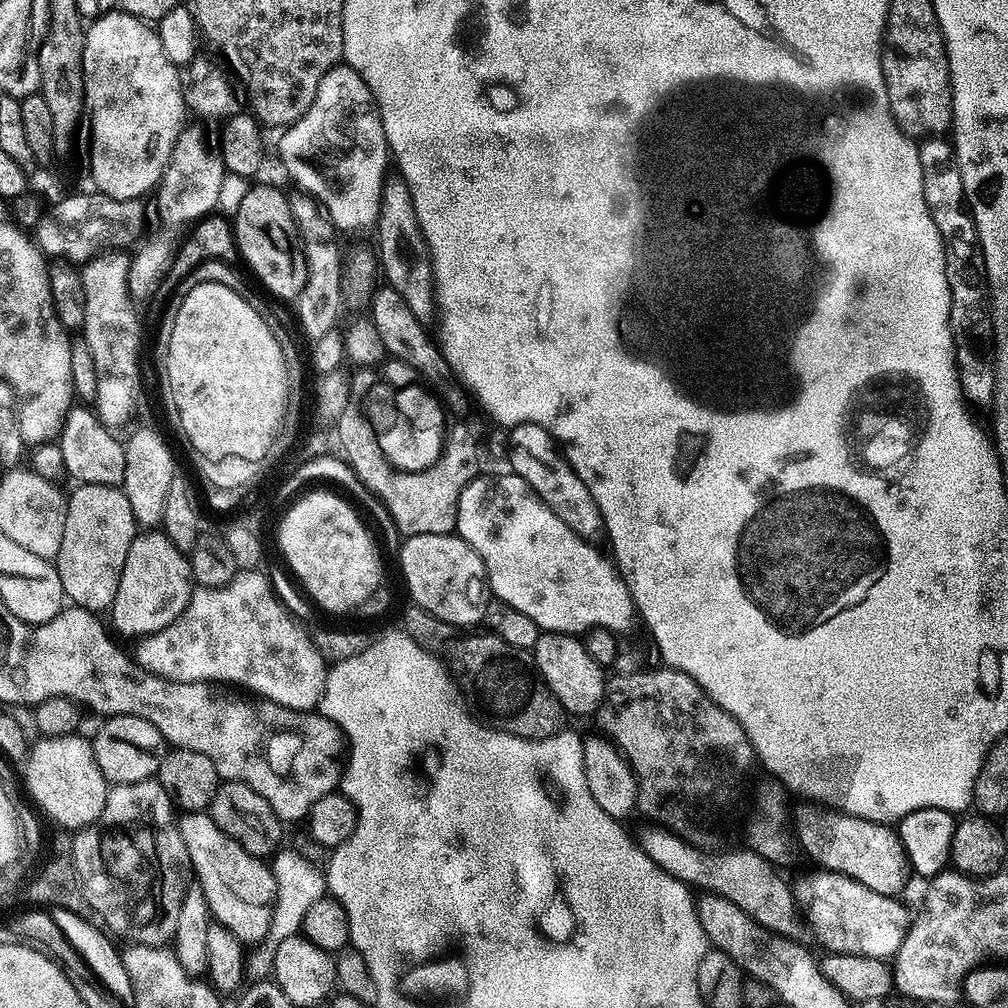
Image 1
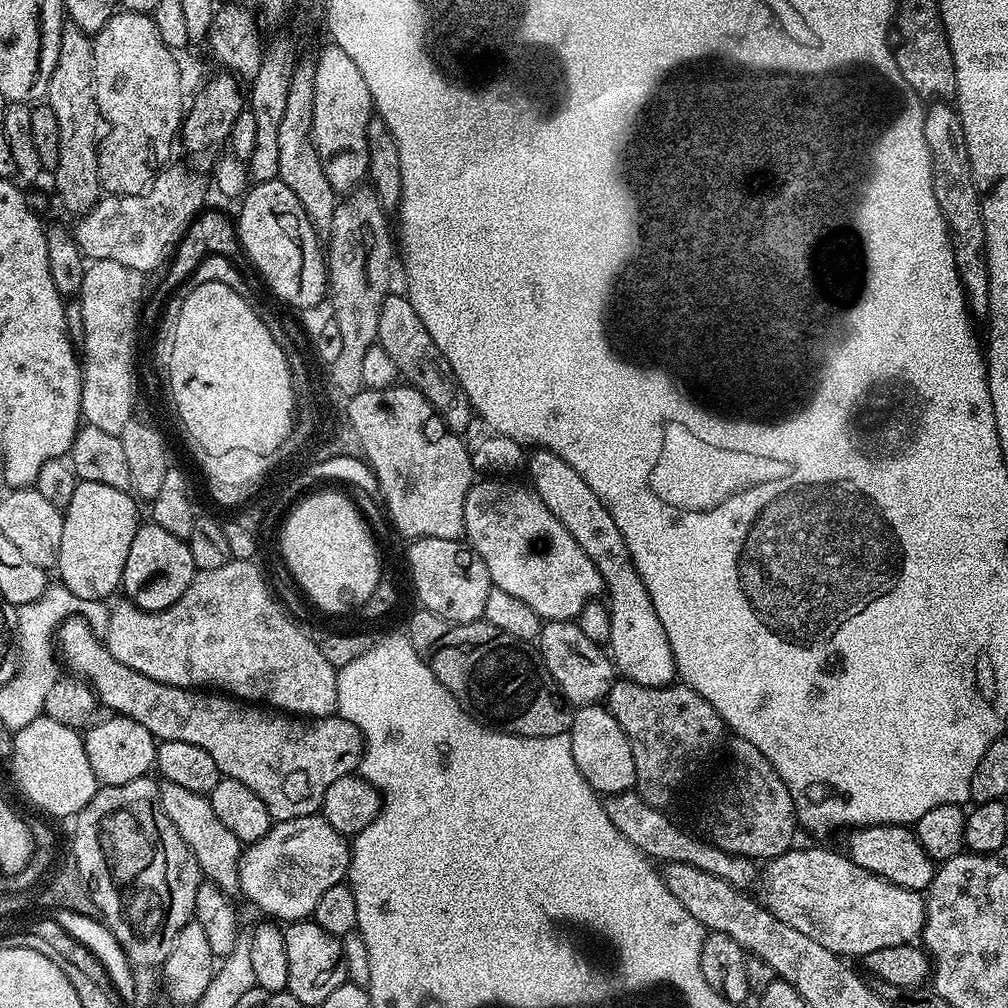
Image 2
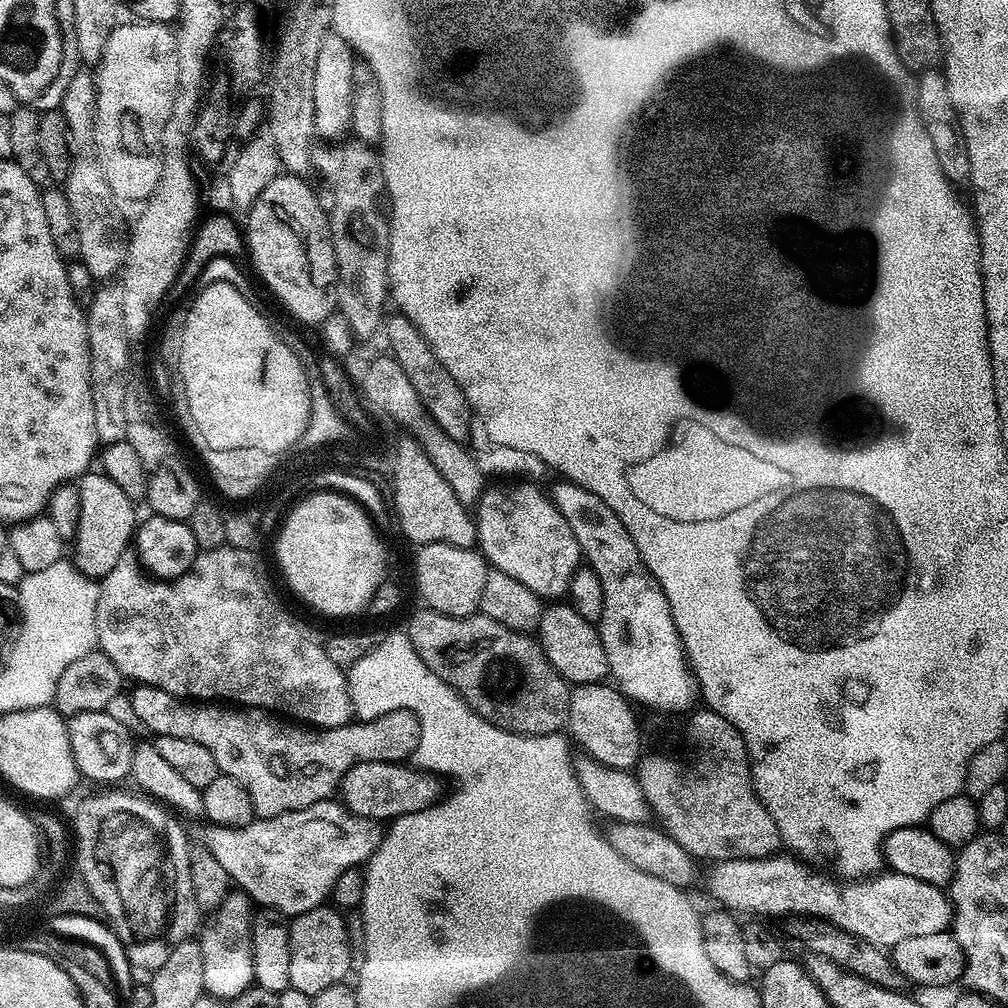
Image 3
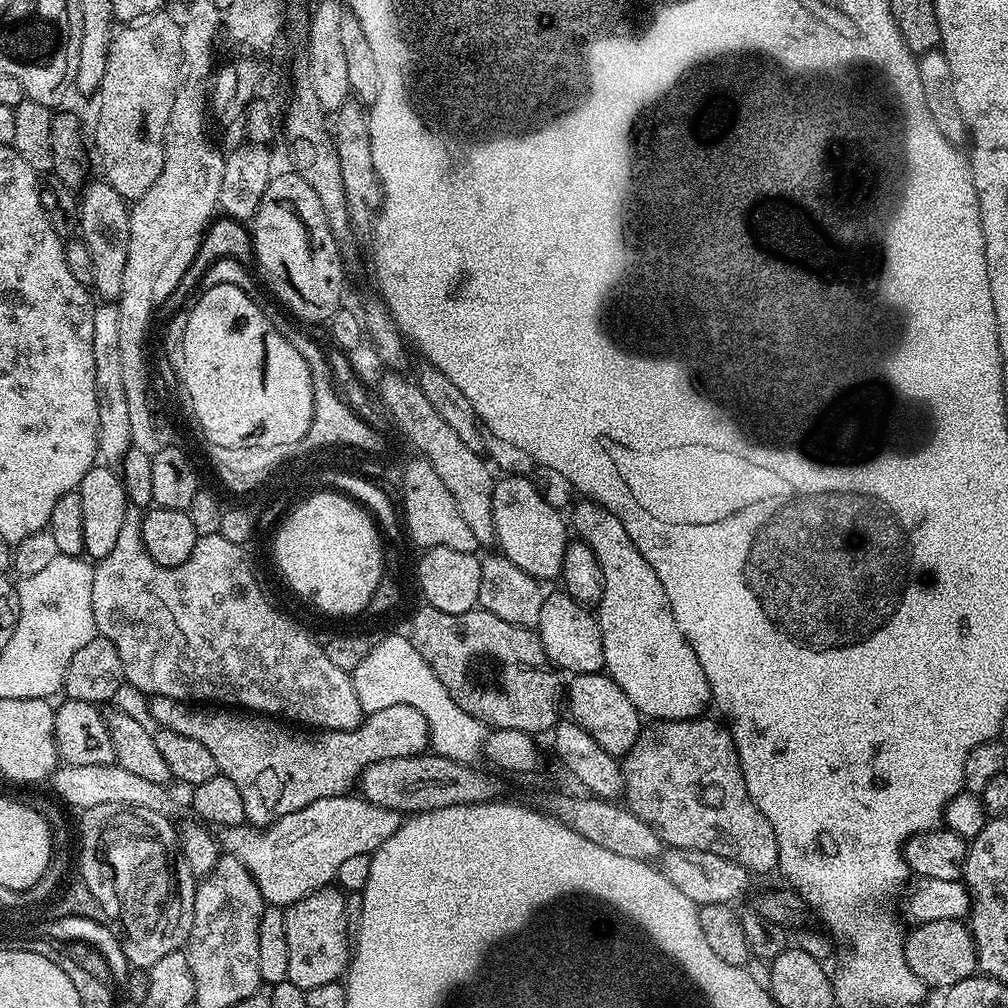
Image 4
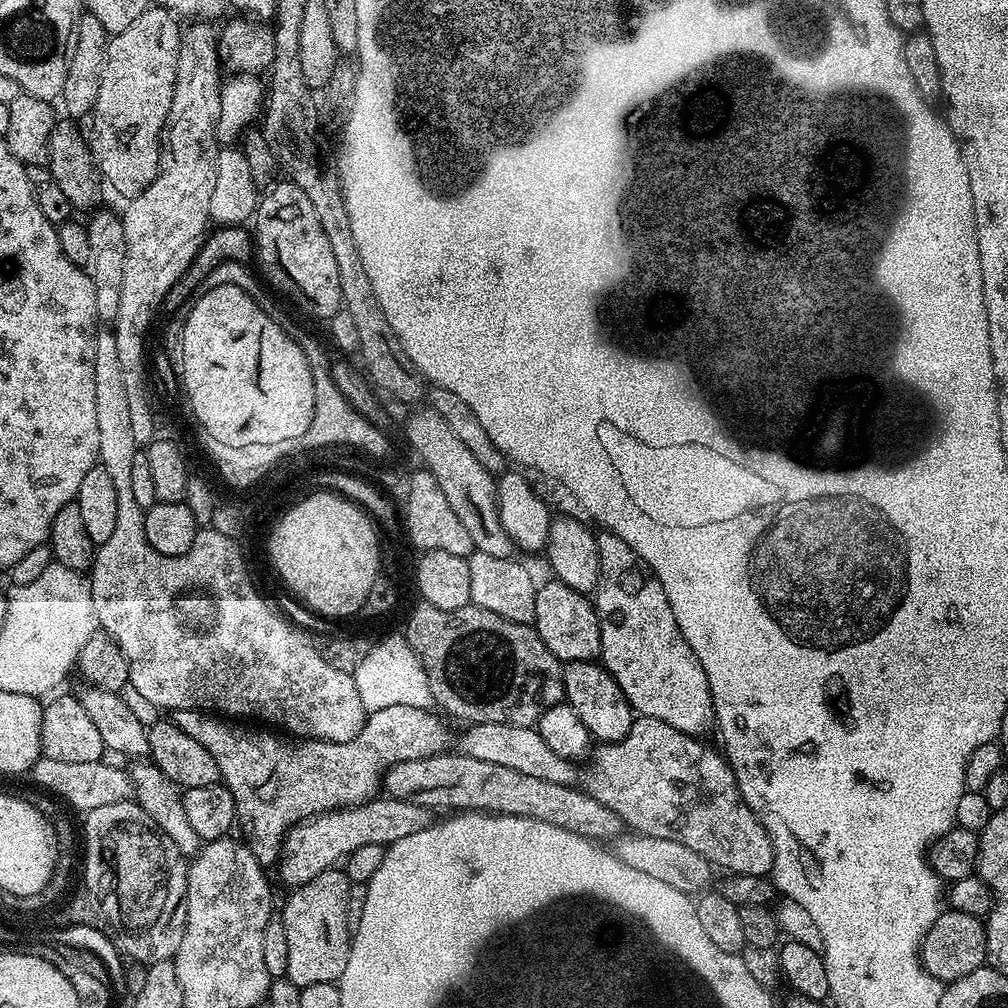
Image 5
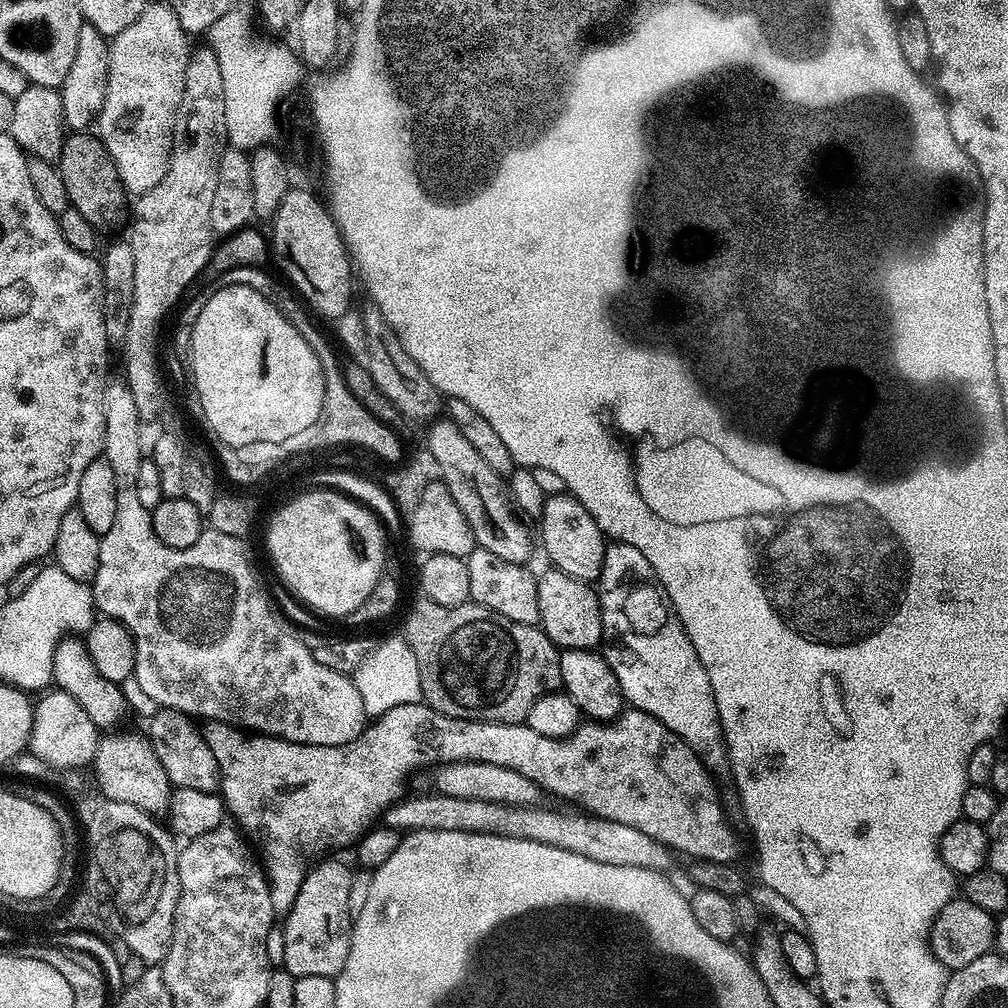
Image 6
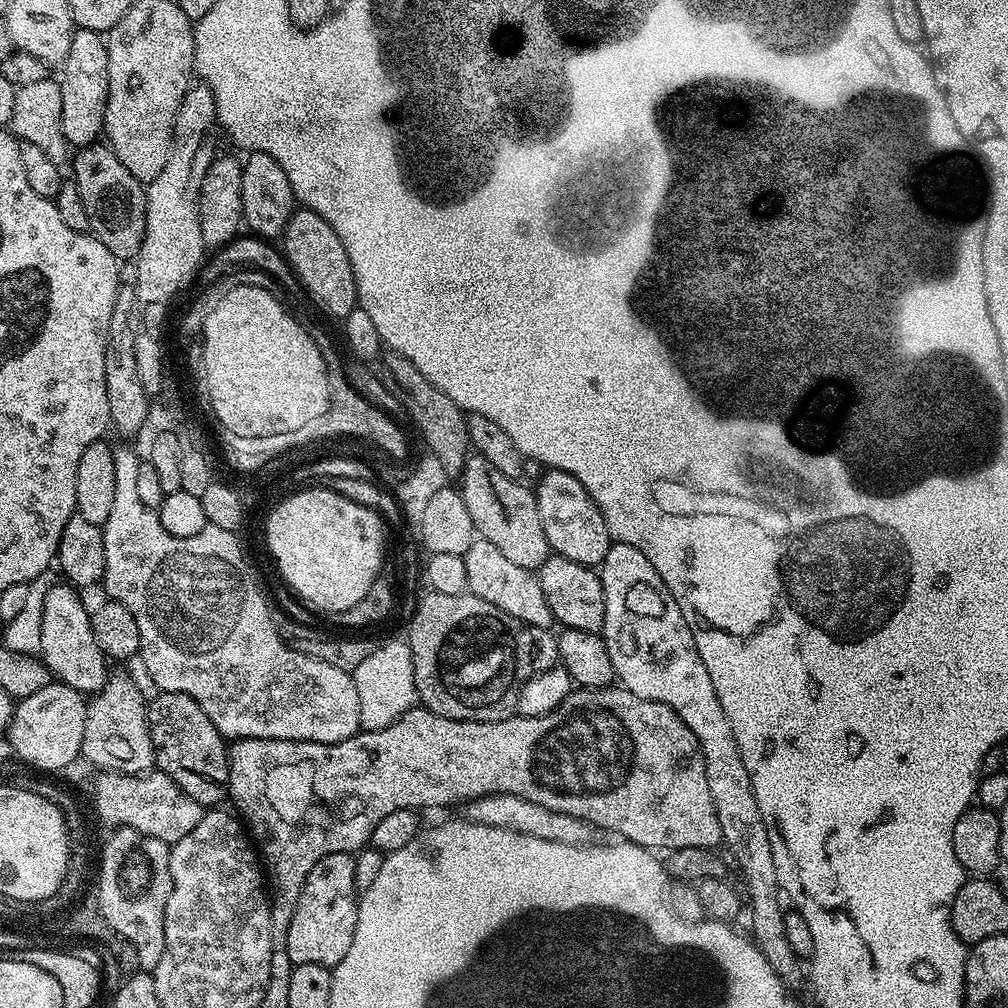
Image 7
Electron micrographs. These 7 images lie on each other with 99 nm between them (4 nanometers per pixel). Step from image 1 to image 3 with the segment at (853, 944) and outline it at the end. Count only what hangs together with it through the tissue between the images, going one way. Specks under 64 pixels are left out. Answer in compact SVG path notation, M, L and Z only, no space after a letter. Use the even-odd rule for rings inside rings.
M792 854L763 856L757 860L721 860L712 872L712 896L721 900L723 907L740 912L757 912L757 917L784 916L783 918L815 918L827 920L834 926L862 938L881 948L891 948L907 938L919 935L938 934L951 927L952 910L947 893L932 883L907 877L906 874L886 870L865 875L863 878L848 878L845 884L839 884L835 875L827 876L819 872L819 867L805 862Z

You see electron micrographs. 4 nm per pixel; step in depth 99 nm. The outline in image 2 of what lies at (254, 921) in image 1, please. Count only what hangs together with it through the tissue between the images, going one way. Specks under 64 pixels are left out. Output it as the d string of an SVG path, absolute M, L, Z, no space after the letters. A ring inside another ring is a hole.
M164 780L160 784L160 808L174 822L182 842L194 854L205 881L211 882L222 891L235 893L240 886L240 853L242 845L222 822L218 822L218 814L214 814L214 806L202 792L185 790L182 786L174 786L174 782Z

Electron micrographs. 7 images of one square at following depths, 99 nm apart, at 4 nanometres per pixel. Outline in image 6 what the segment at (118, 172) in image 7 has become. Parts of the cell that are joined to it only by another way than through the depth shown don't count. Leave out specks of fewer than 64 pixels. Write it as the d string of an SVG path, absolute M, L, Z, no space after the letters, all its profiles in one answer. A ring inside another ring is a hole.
M88 130L69 131L64 137L58 167L62 174L62 186L66 186L70 207L78 210L97 233L116 232L123 224L125 227L129 223L129 193L124 191L124 183L118 178L118 170L99 135Z

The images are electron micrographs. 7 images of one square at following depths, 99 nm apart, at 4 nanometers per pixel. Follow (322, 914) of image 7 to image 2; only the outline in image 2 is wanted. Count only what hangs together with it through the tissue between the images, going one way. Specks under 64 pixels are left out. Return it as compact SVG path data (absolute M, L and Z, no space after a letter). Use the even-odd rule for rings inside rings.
M309 918L293 920L283 929L286 959L289 963L289 980L287 991L292 993L302 1006L319 1006L338 990L348 979L347 966L342 962L341 941L337 937L326 934L322 926Z

